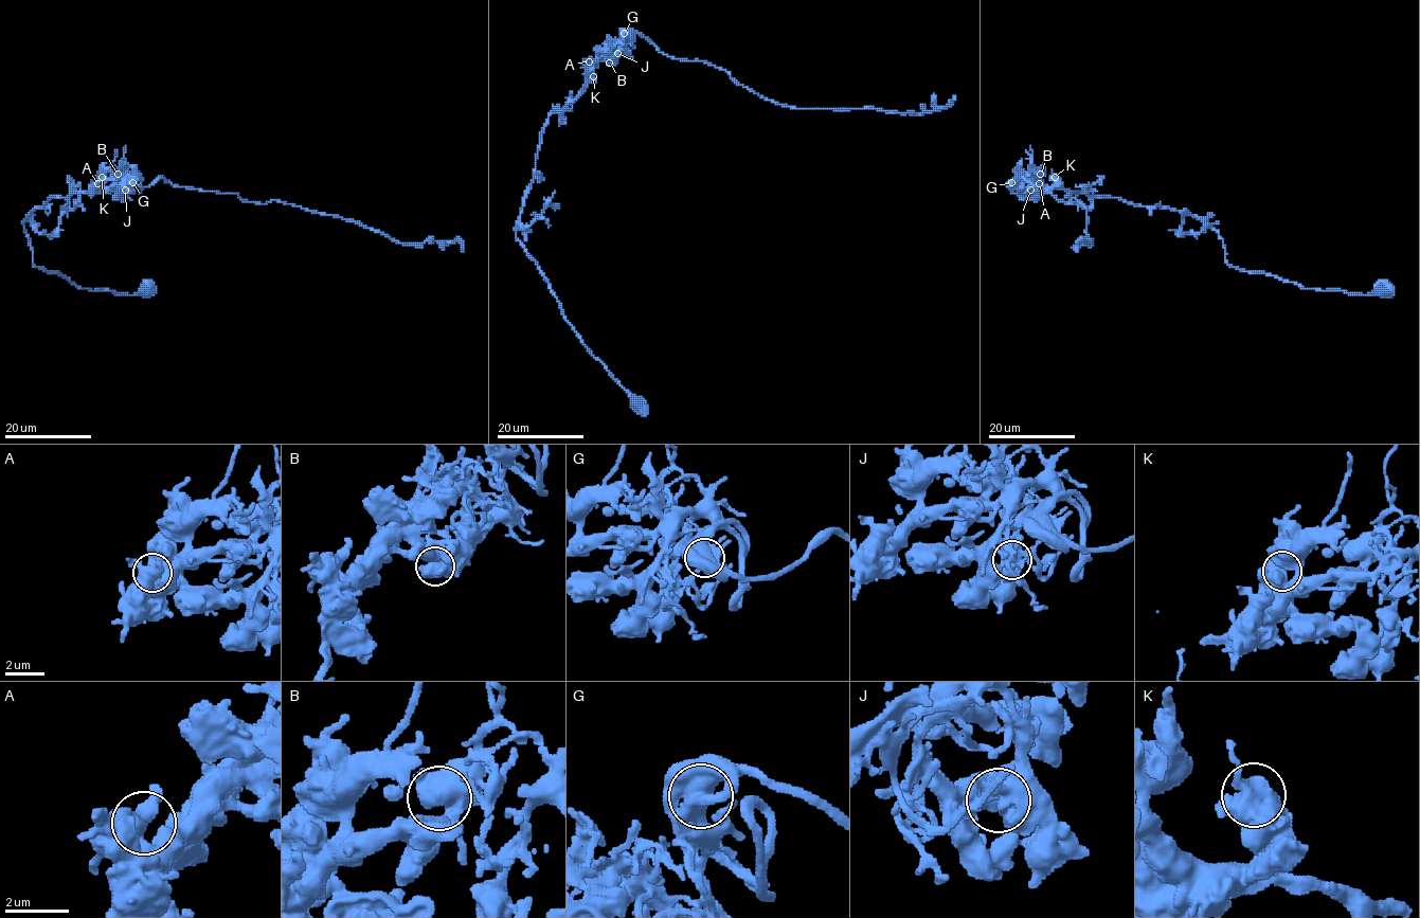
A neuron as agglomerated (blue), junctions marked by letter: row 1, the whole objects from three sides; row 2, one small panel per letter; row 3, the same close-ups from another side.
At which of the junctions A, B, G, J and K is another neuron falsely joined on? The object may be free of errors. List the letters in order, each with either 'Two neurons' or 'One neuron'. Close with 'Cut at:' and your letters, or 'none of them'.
A: One neuron
B: One neuron
G: One neuron
J: One neuron
K: One neuron
Cut at: none of them

